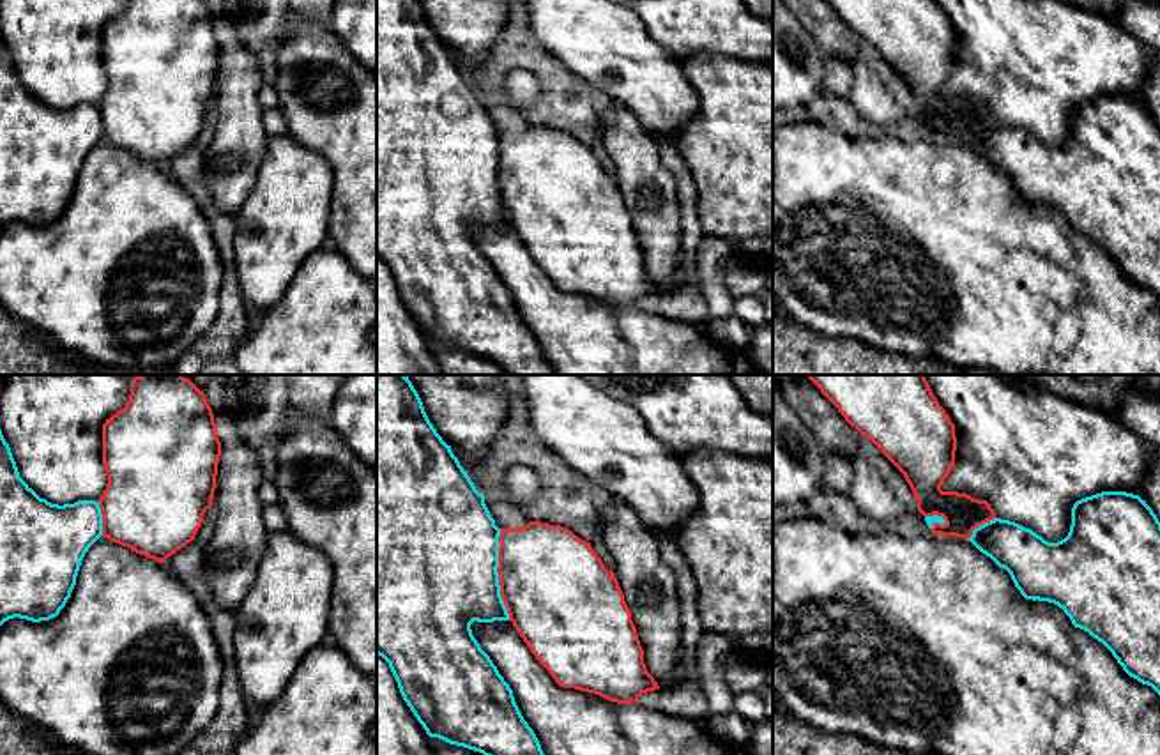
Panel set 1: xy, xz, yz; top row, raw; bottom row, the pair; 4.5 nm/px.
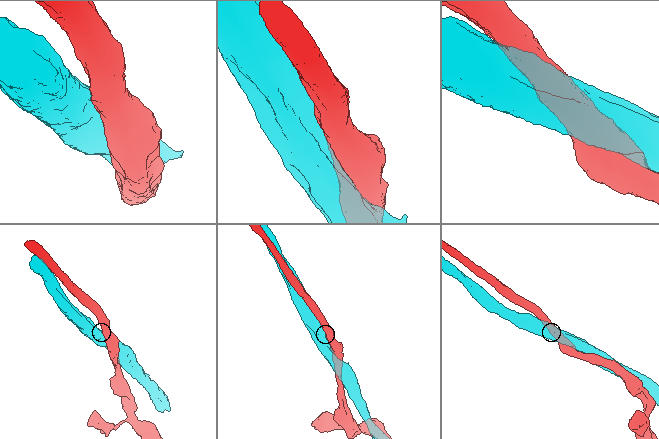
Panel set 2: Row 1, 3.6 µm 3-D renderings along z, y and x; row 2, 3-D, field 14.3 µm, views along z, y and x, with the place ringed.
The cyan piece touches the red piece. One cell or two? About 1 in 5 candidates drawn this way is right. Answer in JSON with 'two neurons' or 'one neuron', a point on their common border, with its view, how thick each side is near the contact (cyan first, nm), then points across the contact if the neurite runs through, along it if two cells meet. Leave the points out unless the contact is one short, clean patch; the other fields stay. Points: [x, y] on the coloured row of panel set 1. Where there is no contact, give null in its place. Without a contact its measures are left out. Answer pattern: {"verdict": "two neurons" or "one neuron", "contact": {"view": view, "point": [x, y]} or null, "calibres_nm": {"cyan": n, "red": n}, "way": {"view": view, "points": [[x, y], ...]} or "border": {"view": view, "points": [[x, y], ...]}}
{"verdict": "two neurons", "contact": {"view": "xz", "point": [497, 575]}, "calibres_nm": {"cyan": 500, "red": 460}}

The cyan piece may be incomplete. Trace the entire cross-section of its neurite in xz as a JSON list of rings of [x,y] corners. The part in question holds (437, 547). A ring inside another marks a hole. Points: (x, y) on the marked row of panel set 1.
[[[377,375],[377,654],[382,656],[398,683],[400,693],[430,737],[463,746],[483,755],[545,755],[541,744],[523,720],[509,684],[472,635],[470,624],[509,621],[499,585],[499,536],[485,495],[479,493],[447,446],[430,423],[423,401],[407,375]]]

